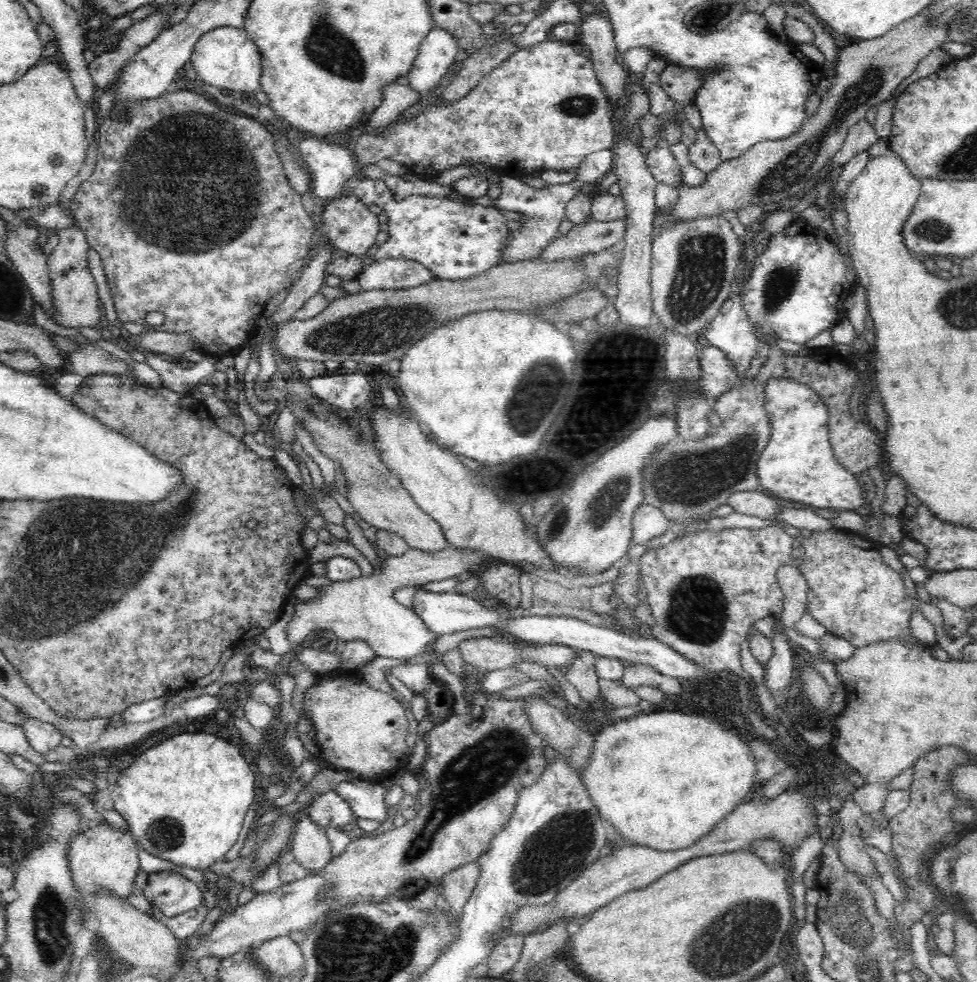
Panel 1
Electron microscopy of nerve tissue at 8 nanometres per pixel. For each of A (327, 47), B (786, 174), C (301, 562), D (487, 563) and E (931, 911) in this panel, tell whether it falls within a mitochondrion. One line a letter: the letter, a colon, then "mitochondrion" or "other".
A: mitochondrion
B: mitochondrion
C: other
D: other
E: other

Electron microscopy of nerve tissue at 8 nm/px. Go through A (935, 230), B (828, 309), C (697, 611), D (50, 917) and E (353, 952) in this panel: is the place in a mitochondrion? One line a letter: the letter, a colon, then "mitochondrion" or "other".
A: mitochondrion
B: other
C: mitochondrion
D: mitochondrion
E: mitochondrion

